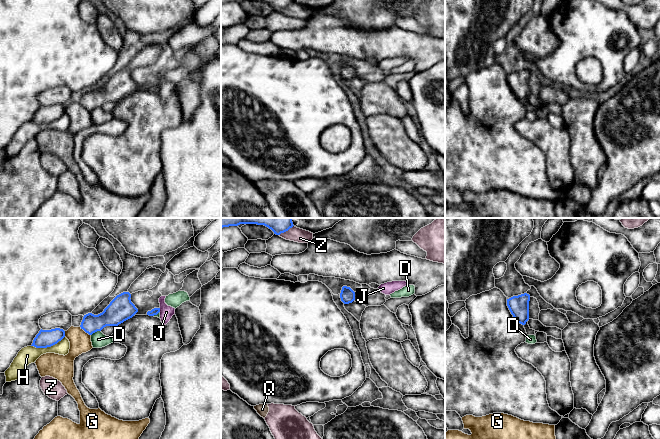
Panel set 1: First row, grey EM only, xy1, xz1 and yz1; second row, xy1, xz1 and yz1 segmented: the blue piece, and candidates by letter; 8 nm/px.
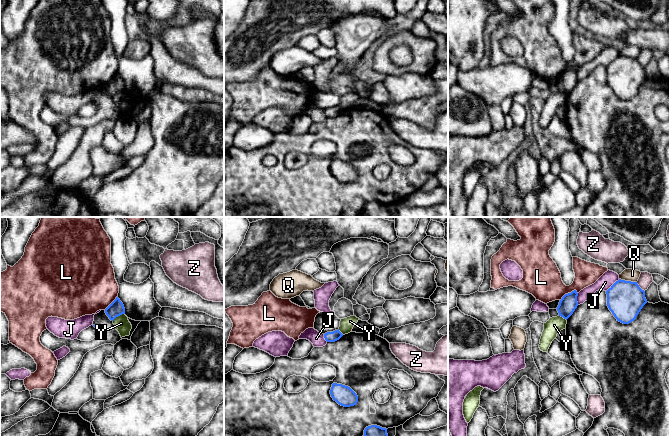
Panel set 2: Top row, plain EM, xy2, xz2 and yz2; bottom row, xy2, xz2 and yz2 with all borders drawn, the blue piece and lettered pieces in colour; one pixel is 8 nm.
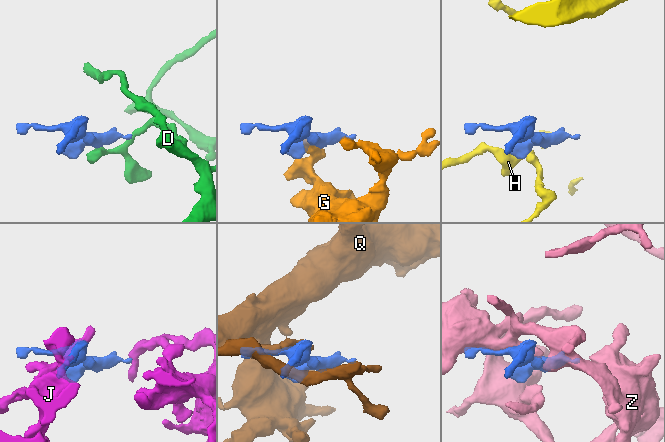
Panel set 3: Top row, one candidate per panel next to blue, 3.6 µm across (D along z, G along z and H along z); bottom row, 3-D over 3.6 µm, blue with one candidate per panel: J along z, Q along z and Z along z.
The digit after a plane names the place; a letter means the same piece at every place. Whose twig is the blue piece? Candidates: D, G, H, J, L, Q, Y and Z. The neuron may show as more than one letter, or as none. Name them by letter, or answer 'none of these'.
none of these

